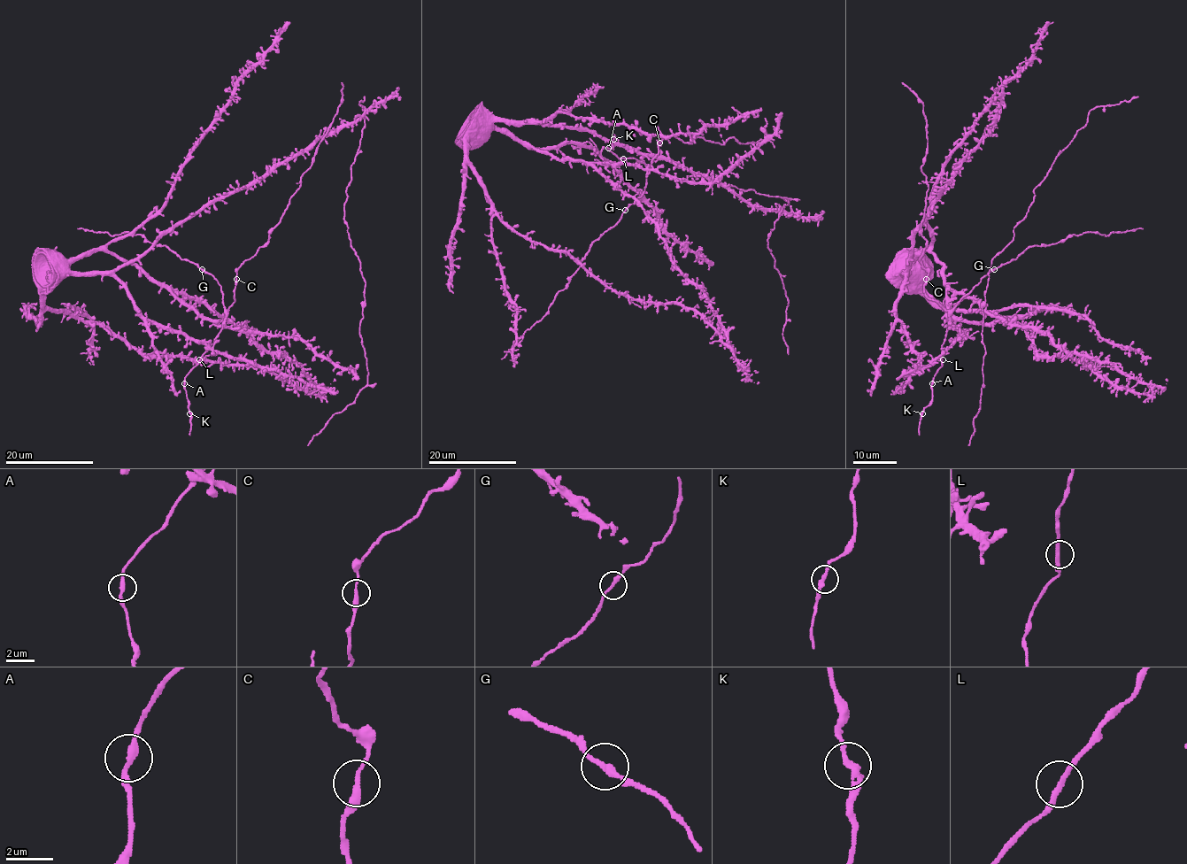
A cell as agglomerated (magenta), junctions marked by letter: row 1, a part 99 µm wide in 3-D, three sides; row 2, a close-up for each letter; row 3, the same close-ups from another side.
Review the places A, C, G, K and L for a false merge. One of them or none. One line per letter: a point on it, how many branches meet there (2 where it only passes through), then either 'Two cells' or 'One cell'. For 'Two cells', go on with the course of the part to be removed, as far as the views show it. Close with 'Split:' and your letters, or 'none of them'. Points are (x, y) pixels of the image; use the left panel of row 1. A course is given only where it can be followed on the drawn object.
A: Place: (184, 383). Branches: 2. One cell
C: Place: (236, 279). Branches: 2. One cell
G: Place: (202, 269). Branches: 2. One cell
K: Place: (189, 413). Branches: 2. One cell
L: Place: (199, 359). Branches: 2. One cell
Split: none of them

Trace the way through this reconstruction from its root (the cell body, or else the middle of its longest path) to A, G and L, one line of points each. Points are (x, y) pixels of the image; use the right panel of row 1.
A: (948, 300), (948, 320), (952, 325), (948, 327), (943, 343), (943, 365), (931, 383)
G: (948, 300), (948, 320), (952, 325), (949, 312), (994, 269)
L: (948, 300), (948, 320), (952, 325), (948, 327), (943, 343), (943, 359)

